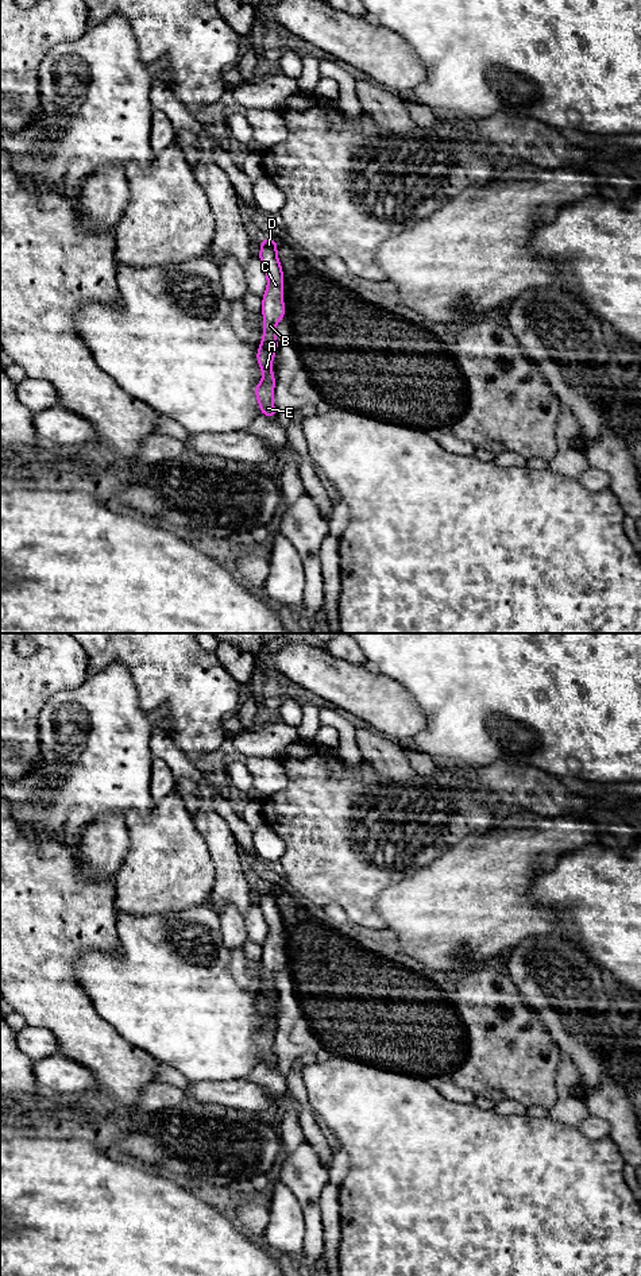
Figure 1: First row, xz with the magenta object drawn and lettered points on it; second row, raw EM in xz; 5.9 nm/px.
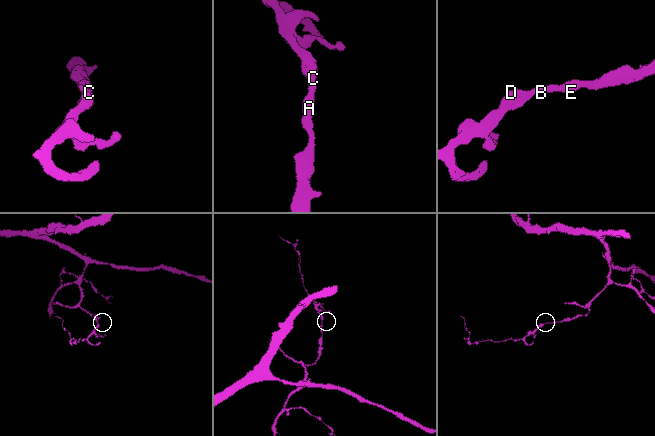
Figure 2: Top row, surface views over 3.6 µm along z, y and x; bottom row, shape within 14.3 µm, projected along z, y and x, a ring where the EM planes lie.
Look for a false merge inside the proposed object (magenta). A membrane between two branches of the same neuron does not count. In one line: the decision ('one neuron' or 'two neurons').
one neuron

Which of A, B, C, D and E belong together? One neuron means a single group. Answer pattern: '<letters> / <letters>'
A B C D E

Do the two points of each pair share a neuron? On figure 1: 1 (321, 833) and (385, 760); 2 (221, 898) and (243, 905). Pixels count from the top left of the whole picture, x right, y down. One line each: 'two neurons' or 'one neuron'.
1: two neurons
2: one neuron

